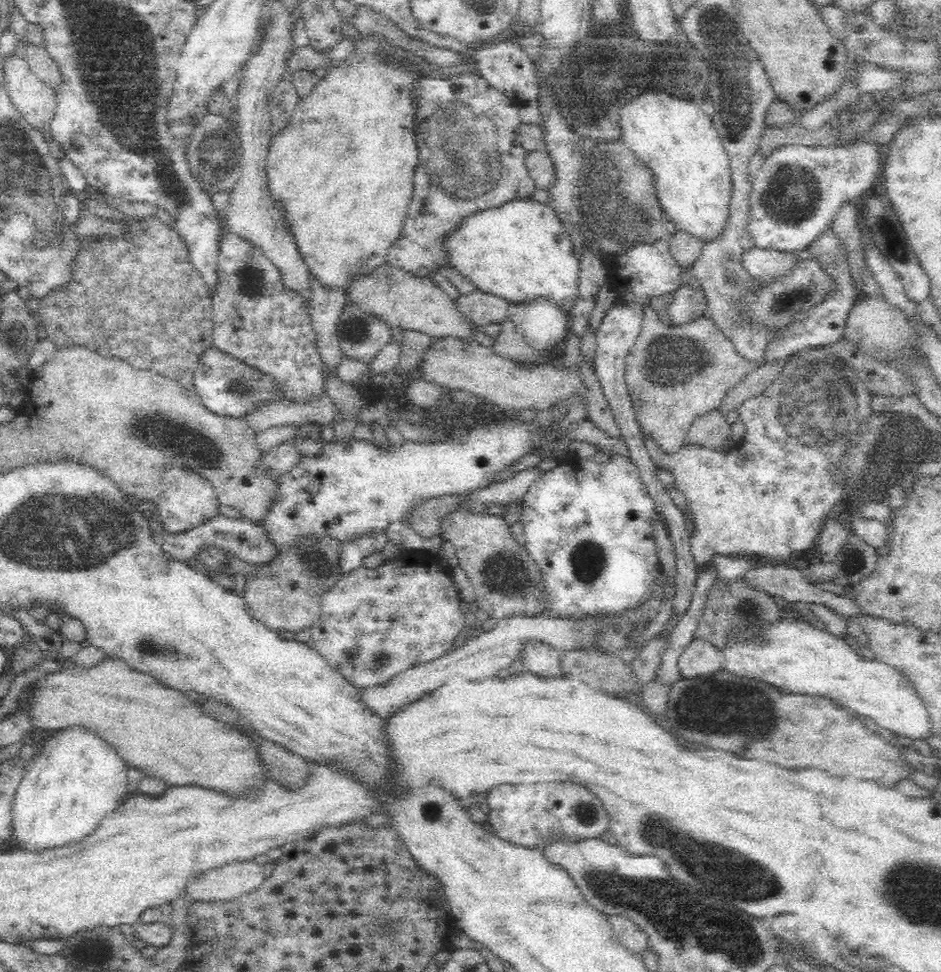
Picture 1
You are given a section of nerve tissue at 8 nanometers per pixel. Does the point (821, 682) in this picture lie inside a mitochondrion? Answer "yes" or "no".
no

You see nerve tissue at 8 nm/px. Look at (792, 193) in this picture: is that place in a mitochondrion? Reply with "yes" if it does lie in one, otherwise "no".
yes

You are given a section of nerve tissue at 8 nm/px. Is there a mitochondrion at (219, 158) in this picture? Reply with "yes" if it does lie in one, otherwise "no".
yes

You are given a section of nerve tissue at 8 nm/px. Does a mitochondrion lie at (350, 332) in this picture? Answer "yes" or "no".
no

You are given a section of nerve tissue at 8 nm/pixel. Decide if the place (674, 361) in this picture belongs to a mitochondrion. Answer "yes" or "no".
yes

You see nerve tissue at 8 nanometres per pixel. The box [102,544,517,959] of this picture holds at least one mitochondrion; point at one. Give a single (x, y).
(381, 920)

